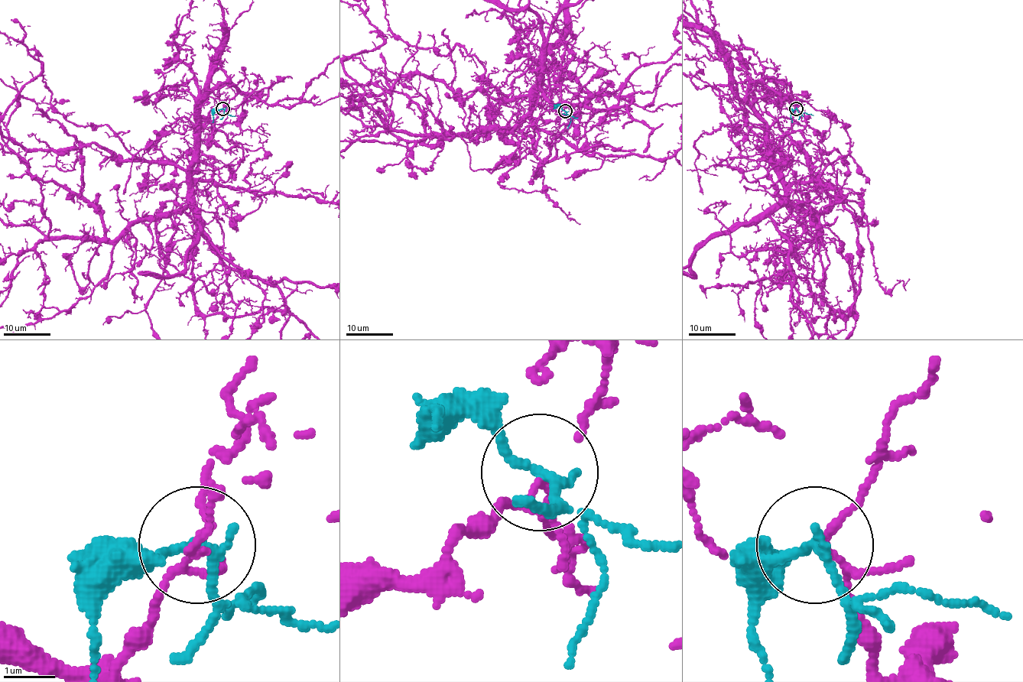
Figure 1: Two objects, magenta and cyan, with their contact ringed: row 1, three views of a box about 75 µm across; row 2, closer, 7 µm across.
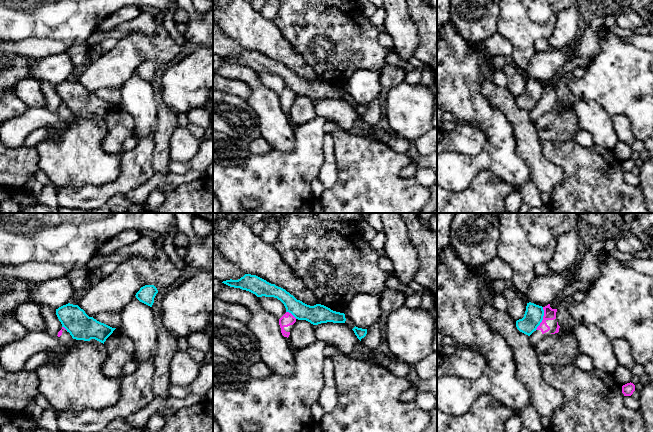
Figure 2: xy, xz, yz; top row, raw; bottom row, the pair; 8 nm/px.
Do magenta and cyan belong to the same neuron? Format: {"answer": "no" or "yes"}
{"answer": "no"}

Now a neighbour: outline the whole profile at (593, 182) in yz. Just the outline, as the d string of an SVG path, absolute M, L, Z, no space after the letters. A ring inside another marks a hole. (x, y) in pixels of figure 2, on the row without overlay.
M541 140L541 145L544 157L564 171L563 182L551 192L550 213L649 213L642 189L639 185L629 185L624 180L622 162L618 161L612 152L596 145L583 147L575 140Z

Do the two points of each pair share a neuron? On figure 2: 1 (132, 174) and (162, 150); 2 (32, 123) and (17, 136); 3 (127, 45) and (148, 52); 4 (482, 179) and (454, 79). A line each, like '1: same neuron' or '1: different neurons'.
1: different neurons
2: same neuron
3: different neurons
4: different neurons

